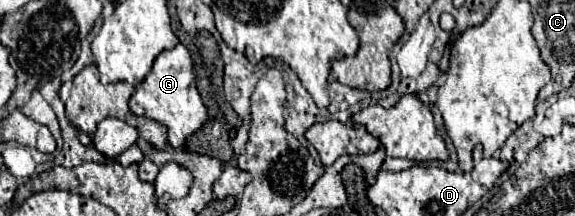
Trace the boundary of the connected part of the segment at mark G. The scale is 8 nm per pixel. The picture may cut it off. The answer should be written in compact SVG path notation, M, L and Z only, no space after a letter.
M177 44L171 50L163 50L155 58L151 72L145 76L145 80L137 86L137 92L131 96L129 108L133 114L147 116L165 124L169 134L169 144L173 148L183 146L185 140L203 126L203 122L207 120L207 110L197 92L191 54L183 44Z

